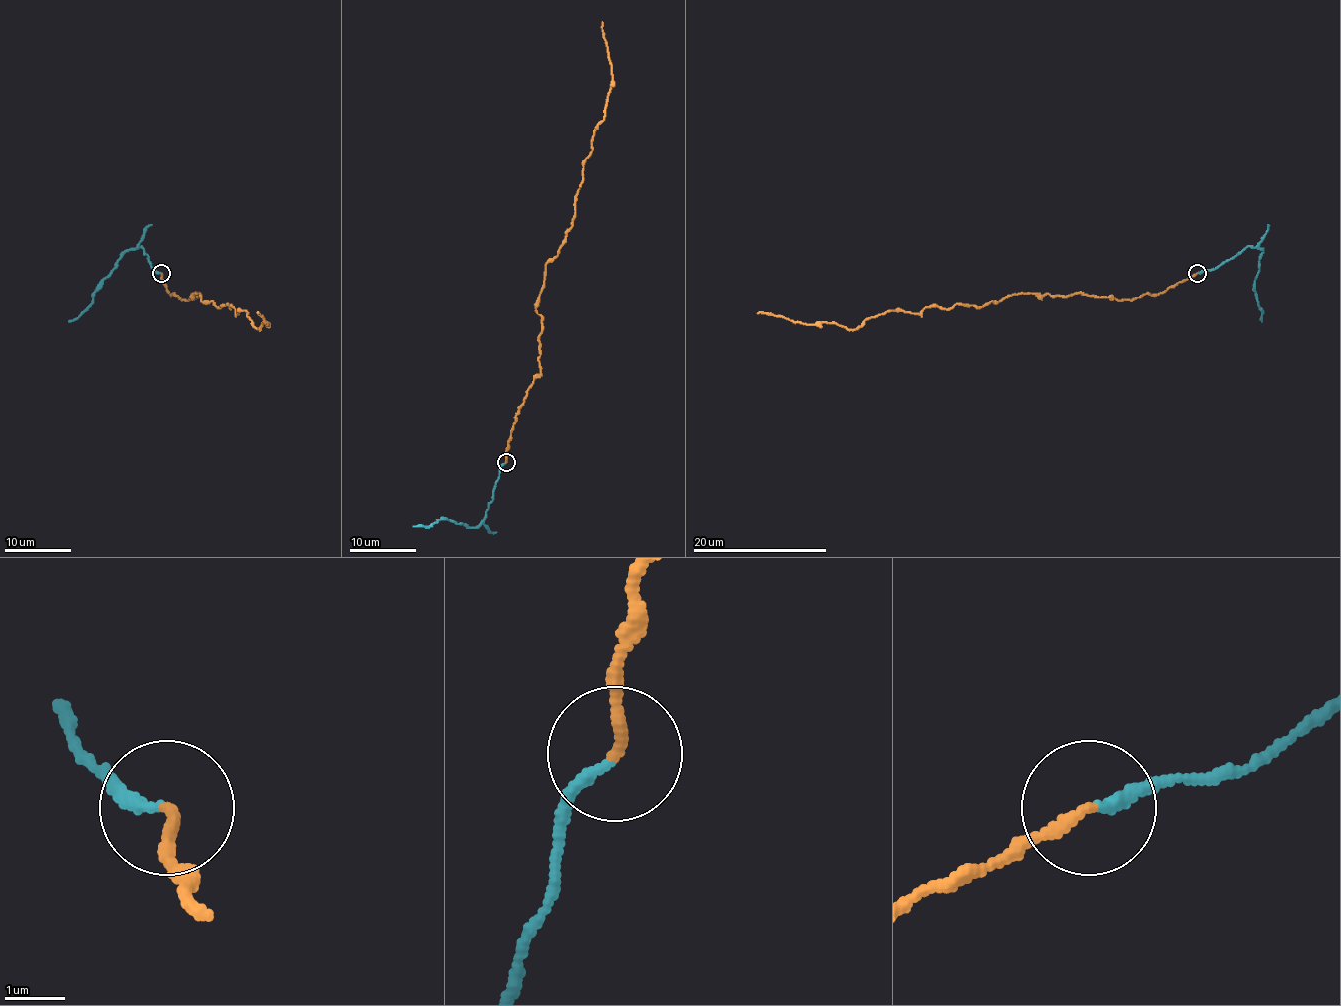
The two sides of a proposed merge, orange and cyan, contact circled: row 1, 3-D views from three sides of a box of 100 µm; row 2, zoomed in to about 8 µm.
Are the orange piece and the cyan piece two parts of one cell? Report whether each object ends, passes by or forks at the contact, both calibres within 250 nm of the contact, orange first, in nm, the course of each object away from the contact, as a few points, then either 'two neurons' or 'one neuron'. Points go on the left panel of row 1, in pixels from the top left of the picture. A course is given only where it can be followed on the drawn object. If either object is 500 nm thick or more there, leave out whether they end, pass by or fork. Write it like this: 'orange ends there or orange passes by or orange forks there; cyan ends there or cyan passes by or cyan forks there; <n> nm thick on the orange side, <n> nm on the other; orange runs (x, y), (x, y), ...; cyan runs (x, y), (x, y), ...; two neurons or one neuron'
orange ends there; cyan ends there; 200 nm thick on the orange side, 180 nm on the other; orange runs (161, 273), (172, 295), (198, 293), (237, 313), (245, 310), (260, 329), (267, 324), (257, 313); cyan runs (161, 273), (150, 265), (141, 247), (133, 248), (123, 255), (103, 280), (93, 302), (68, 322); one neuron

